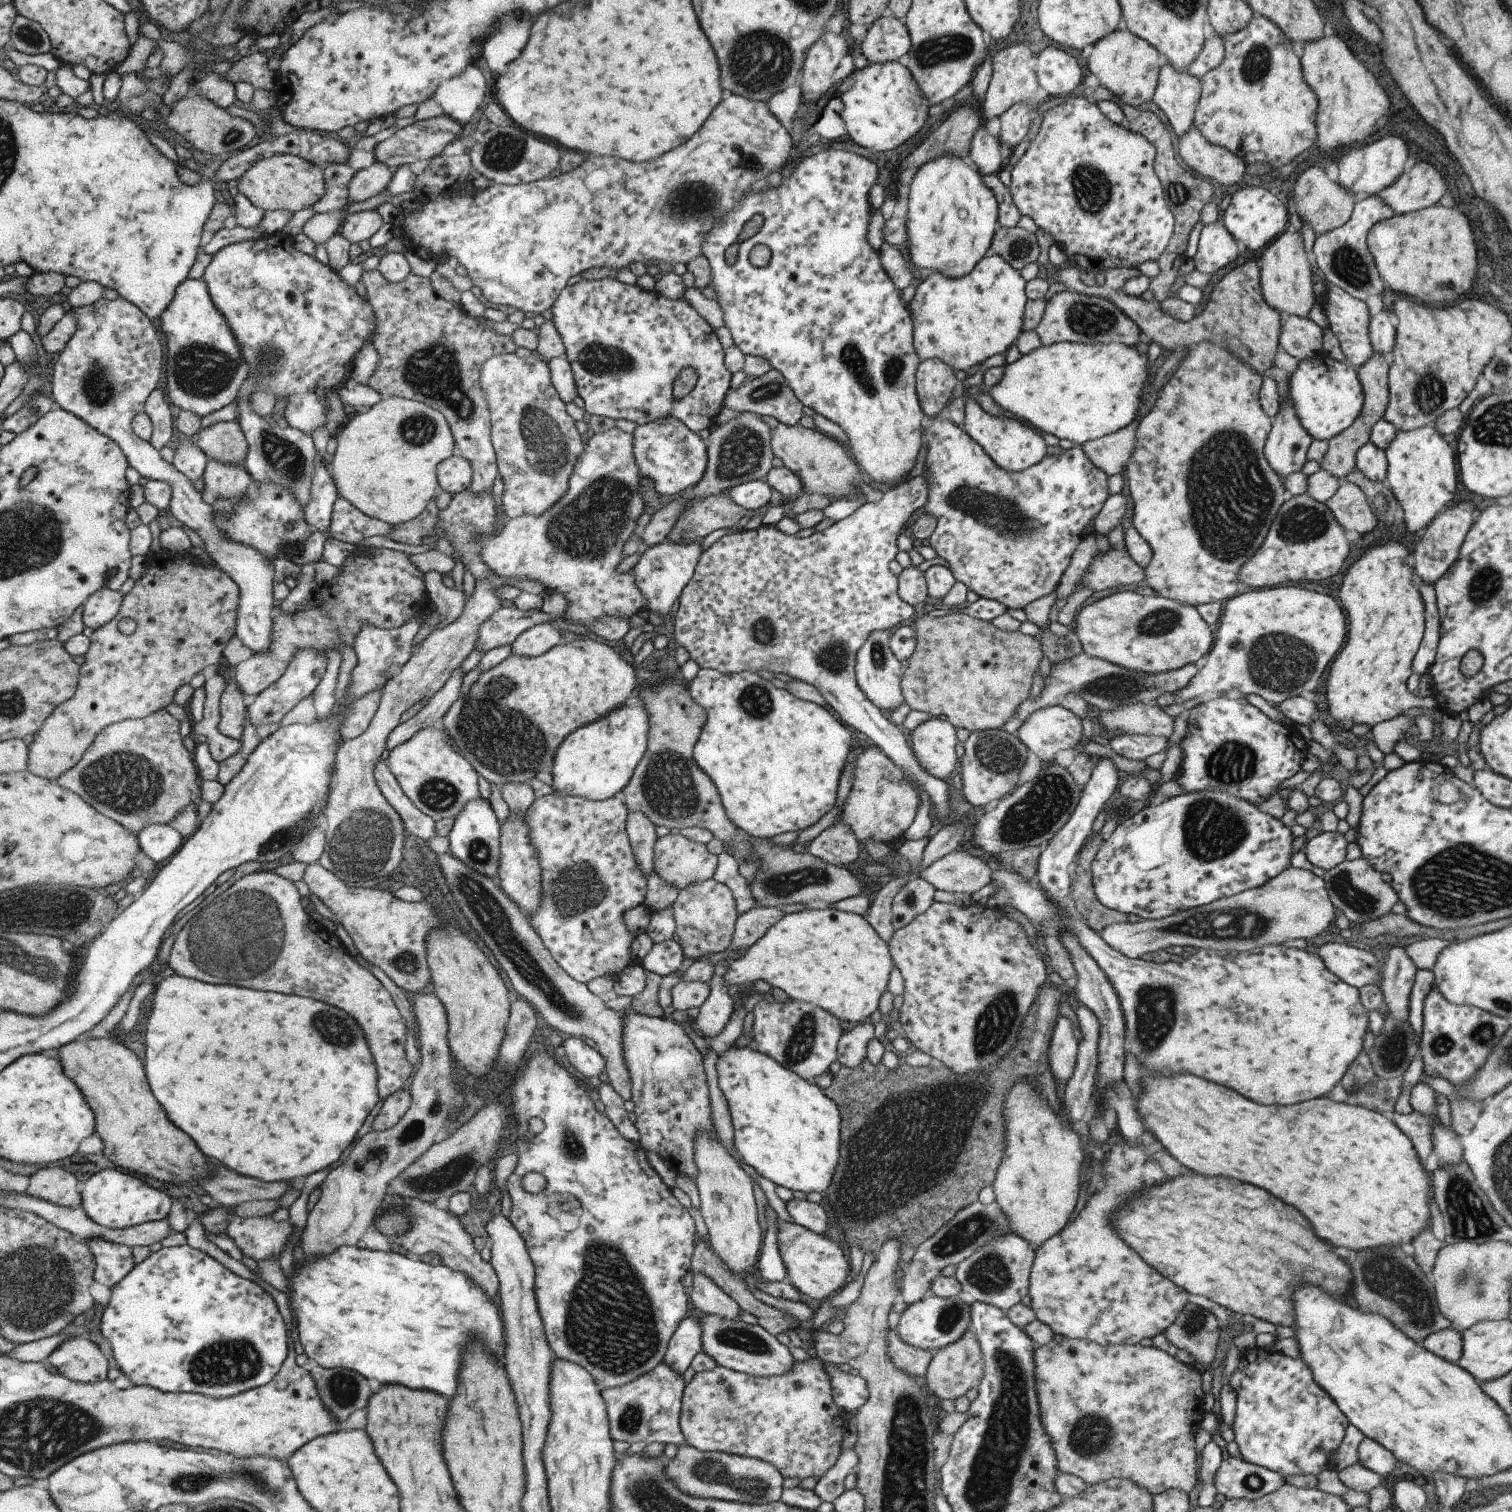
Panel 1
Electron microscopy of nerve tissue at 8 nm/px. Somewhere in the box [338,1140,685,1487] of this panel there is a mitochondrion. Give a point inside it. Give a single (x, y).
(605, 1276)

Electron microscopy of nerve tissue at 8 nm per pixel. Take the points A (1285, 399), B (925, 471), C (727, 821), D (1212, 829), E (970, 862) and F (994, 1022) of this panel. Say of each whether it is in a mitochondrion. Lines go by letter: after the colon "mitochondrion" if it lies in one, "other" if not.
A: other
B: other
C: other
D: mitochondrion
E: other
F: mitochondrion

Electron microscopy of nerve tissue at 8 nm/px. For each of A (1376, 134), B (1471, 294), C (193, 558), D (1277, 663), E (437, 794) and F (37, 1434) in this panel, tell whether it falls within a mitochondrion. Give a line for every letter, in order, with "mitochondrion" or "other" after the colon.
A: other
B: other
C: other
D: mitochondrion
E: mitochondrion
F: mitochondrion

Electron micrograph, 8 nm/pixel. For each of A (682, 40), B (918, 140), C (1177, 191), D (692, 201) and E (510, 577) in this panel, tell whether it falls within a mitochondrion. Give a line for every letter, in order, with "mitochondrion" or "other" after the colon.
A: other
B: other
C: mitochondrion
D: mitochondrion
E: other

